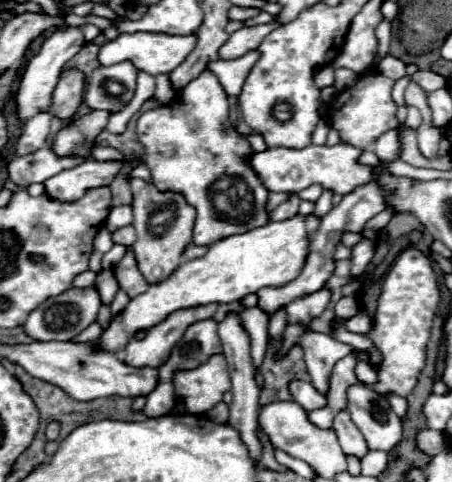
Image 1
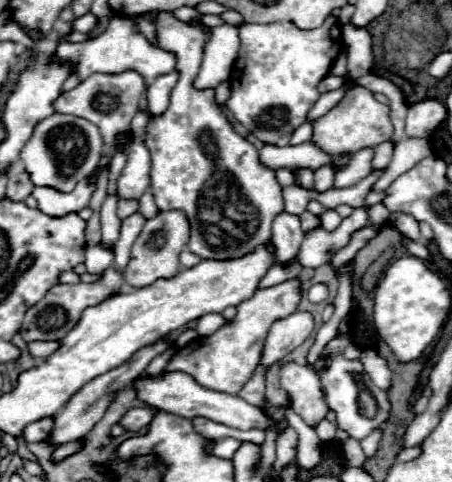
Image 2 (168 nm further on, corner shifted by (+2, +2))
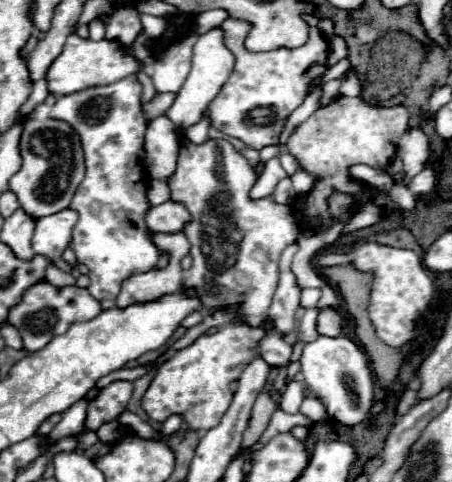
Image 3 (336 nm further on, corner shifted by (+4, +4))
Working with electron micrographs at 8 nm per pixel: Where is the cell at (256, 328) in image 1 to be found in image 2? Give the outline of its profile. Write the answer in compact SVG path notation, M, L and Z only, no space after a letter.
M209 313L209 315L203 315L203 319L199 319L197 321L197 333L199 335L213 335L219 327L223 327L225 325L225 319L223 319L223 315L219 315L219 313Z

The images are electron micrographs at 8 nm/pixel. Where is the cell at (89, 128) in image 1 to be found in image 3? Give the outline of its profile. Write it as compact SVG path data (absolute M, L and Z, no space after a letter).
M31 119L21 135L21 169L11 177L9 189L17 193L21 207L33 217L43 217L69 207L77 185L85 177L85 155L79 133L61 119Z

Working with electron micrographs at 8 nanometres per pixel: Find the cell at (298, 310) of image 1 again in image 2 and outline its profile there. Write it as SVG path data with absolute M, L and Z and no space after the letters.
M295 311L285 319L273 323L259 365L269 369L273 363L283 361L295 347L299 347L313 331L313 317L307 311Z

